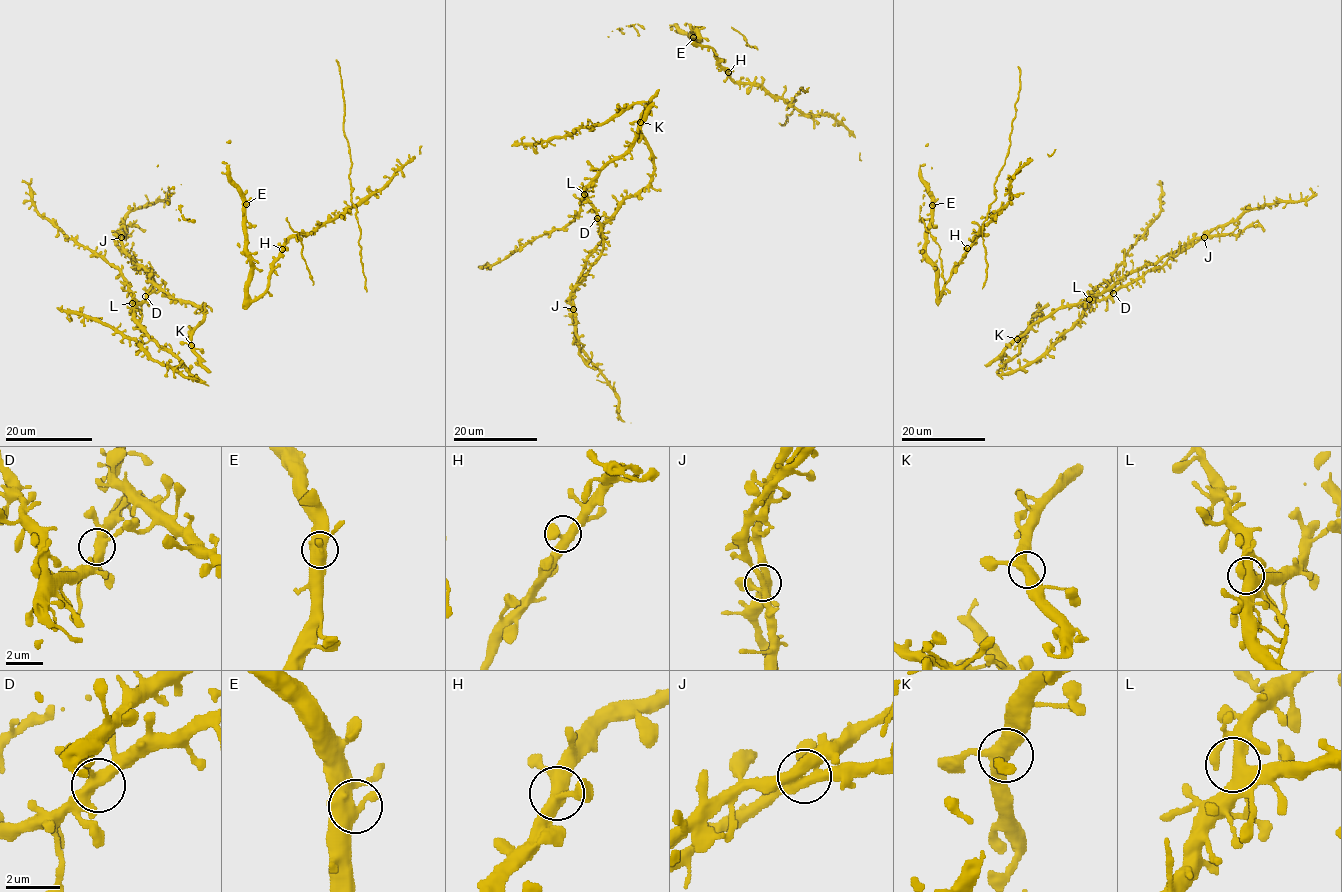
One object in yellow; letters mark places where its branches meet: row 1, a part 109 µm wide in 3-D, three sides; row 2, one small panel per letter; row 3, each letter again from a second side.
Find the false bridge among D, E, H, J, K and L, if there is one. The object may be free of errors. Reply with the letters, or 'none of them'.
none of them

